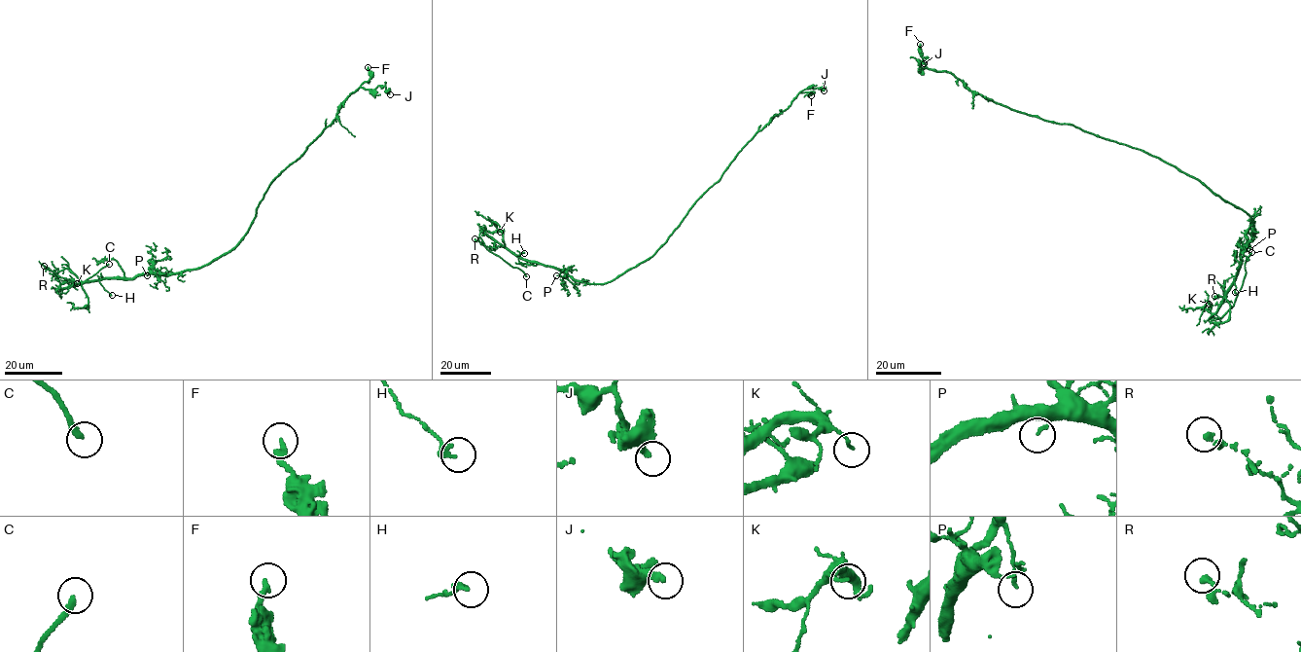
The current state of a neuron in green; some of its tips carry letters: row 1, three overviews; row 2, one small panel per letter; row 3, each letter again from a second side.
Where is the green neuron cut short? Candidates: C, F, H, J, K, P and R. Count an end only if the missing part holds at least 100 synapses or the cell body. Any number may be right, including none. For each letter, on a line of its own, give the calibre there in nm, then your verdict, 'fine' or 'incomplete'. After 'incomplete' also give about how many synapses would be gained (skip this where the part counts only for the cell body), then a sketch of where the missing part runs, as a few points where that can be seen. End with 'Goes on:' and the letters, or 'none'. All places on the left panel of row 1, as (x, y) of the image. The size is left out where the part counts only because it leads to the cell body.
C: calibre 260 nm; incomplete; course (109, 264), (115, 259), (113, 252)
F: calibre 220 nm; fine
H: calibre 280 nm; fine
J: calibre 240 nm; fine
K: calibre 110 nm; fine
P: calibre 120 nm; fine
R: calibre 150 nm; fine
Goes on: C

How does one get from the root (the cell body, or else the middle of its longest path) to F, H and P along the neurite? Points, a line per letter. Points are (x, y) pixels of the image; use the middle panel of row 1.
F: (654, 253), (695, 200), (720, 179), (747, 141), (771, 118), (786, 108), (798, 93), (811, 91), (811, 95)
H: (654, 253), (611, 281), (589, 284), (574, 280), (557, 269), (517, 255), (524, 253)
P: (654, 253), (603, 283), (574, 280), (564, 272), (561, 272), (561, 276), (556, 275)

